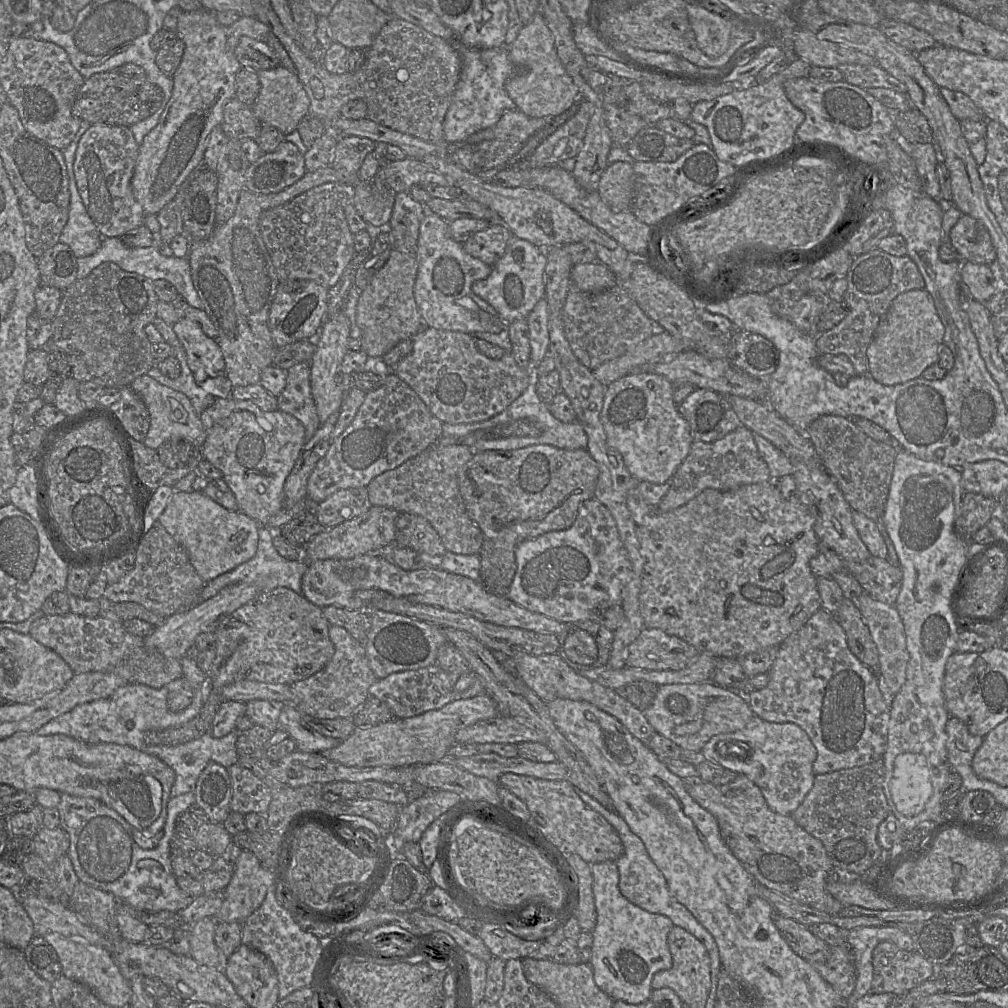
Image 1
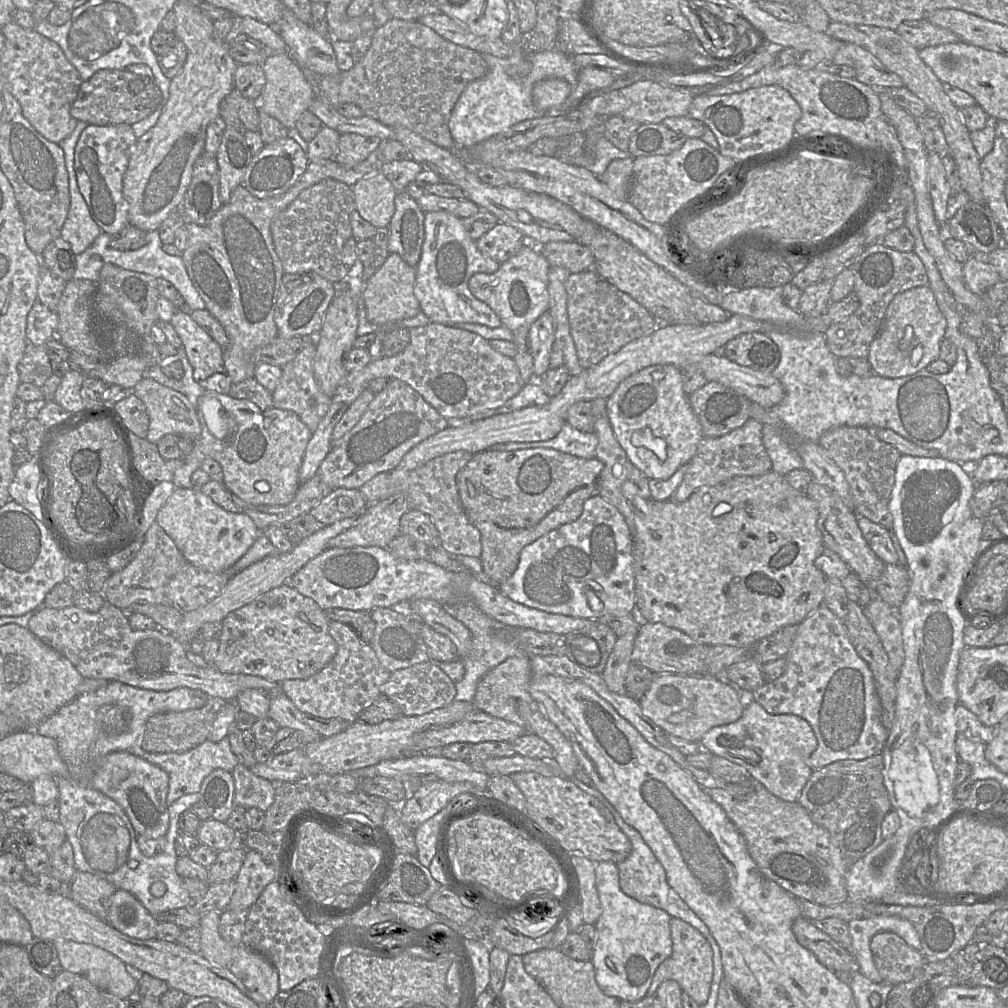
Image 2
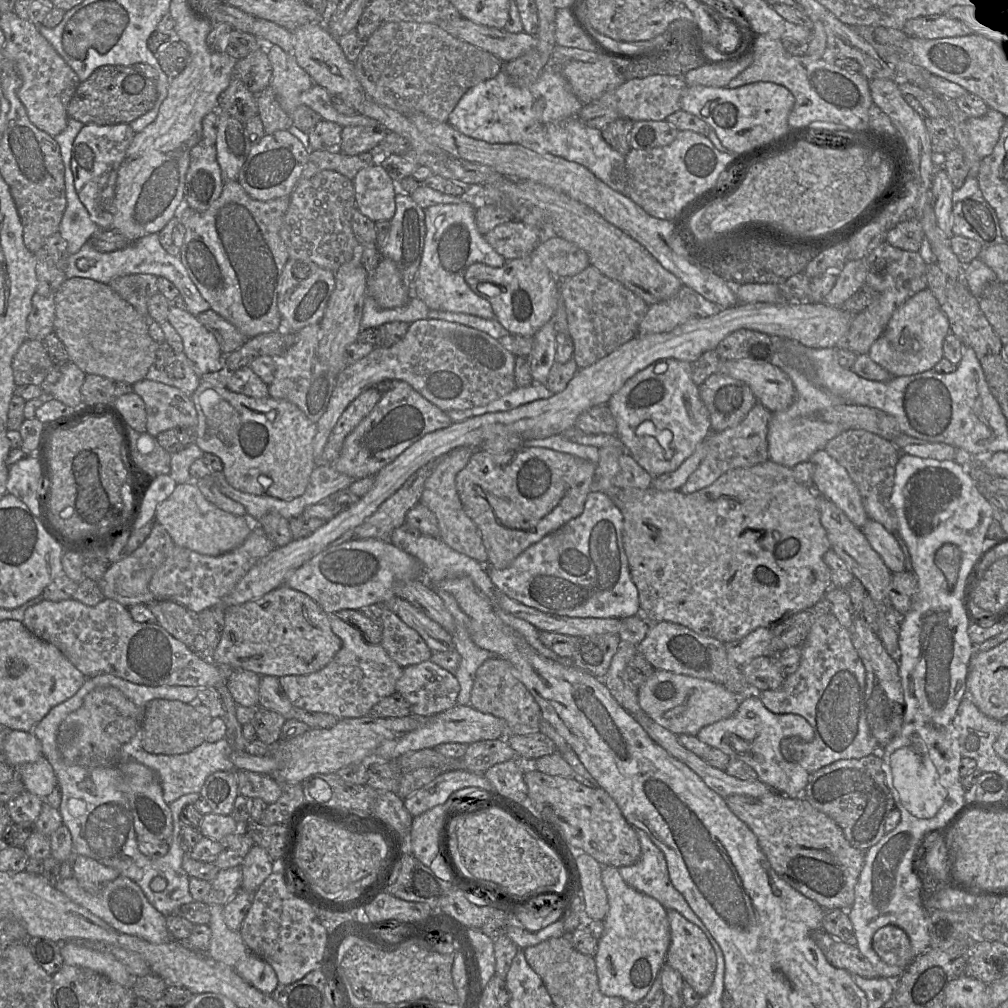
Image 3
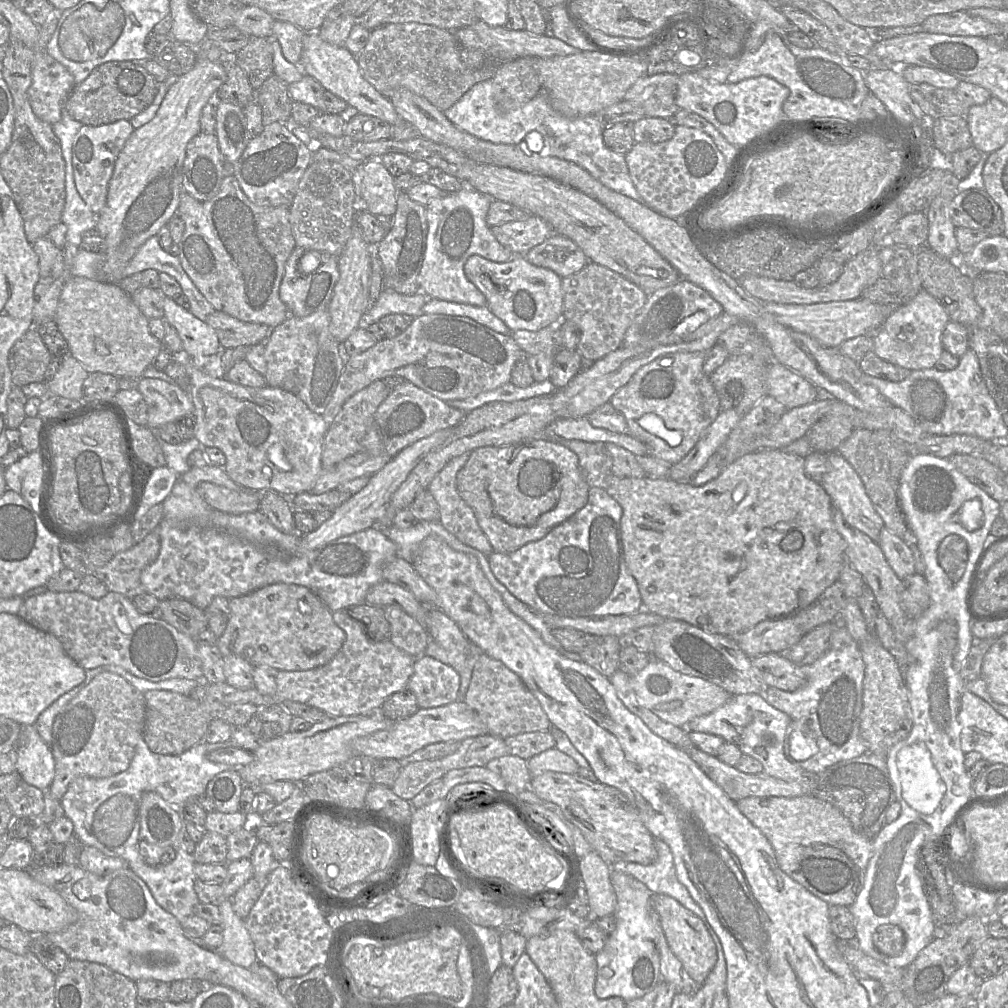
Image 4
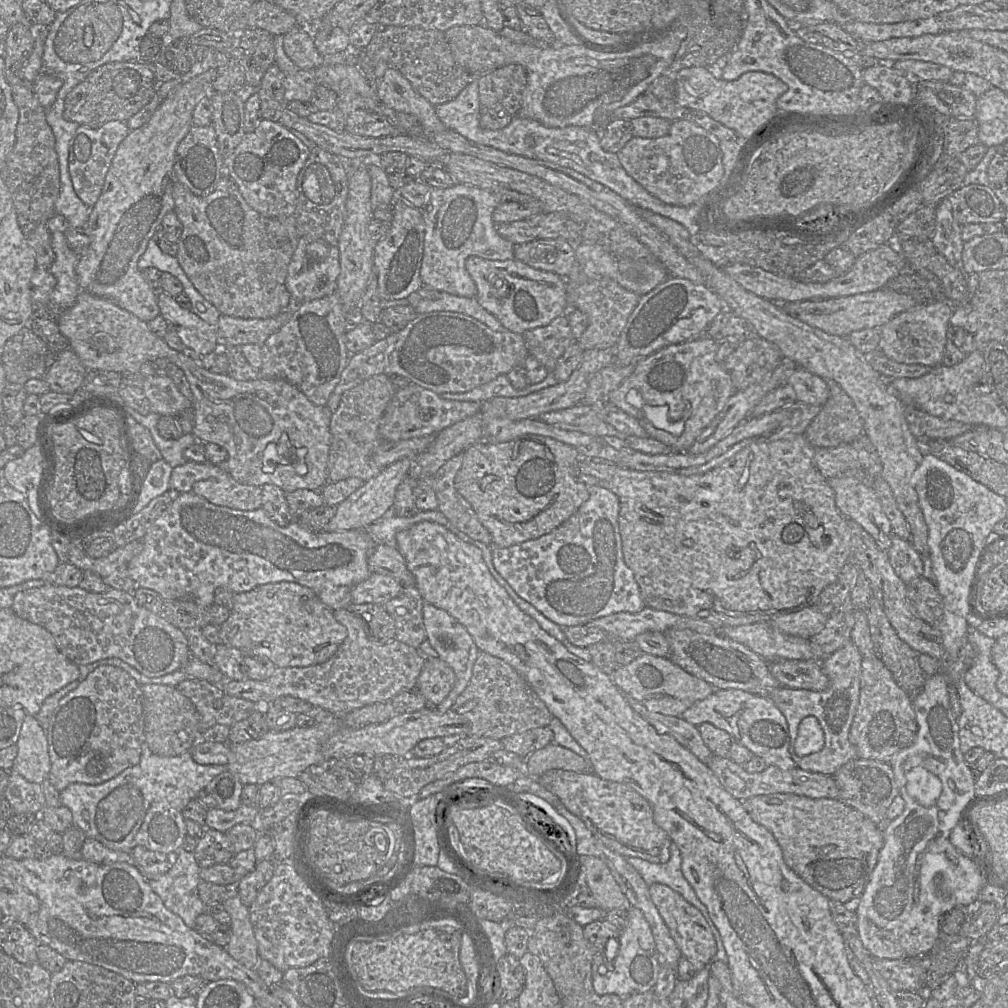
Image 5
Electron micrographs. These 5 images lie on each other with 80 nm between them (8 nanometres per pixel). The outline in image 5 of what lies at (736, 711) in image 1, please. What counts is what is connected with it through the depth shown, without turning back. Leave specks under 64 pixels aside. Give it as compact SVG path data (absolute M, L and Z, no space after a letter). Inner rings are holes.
M642 653L625 666L618 666L611 675L613 682L623 694L629 694L641 702L648 710L668 716L682 717L683 712L693 704L711 695L716 688L673 663L668 657L659 657Z

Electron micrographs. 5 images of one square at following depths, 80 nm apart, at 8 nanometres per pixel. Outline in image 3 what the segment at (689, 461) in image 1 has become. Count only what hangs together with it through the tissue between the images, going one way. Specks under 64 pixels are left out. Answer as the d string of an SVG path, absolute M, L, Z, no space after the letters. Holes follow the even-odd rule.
M757 403L737 426L722 432L711 432L706 438L707 453L699 467L689 476L679 491L689 494L711 485L721 475L737 468L750 468L769 460L768 424L773 413Z

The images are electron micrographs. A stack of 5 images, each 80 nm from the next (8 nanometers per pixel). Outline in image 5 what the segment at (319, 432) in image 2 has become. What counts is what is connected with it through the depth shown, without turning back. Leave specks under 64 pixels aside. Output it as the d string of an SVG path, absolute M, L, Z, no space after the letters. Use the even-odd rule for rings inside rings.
M438 311L418 314L402 330L349 356L327 407L334 413L342 395L368 378L385 374L402 376L440 395L464 393L486 384L516 366L524 365L529 355L523 335L490 329L478 320L459 312Z

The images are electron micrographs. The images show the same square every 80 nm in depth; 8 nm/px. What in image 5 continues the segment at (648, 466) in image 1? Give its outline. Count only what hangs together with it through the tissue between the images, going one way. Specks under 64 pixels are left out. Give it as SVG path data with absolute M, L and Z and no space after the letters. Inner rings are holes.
M707 335L665 346L643 358L634 372L617 389L608 394L606 401L636 418L649 438L669 446L672 453L686 452L735 393L729 373L724 369L723 363L716 360L717 347L717 341ZM632 389L640 396L638 405L633 405L626 400L627 393Z

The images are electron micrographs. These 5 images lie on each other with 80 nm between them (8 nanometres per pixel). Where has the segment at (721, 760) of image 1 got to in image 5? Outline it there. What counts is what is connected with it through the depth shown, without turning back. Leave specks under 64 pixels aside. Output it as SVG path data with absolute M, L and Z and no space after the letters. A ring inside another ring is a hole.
M715 689L711 695L686 709L682 718L697 727L707 722L725 730L735 742L761 757L768 766L774 765L784 771L796 767L789 750L786 718L770 698L739 689Z

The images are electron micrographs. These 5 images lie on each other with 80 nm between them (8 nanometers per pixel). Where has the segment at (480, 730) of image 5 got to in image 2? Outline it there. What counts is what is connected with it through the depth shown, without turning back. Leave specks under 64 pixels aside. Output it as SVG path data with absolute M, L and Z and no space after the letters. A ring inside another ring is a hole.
M518 654L506 659L482 677L477 685L473 704L476 709L491 716L526 728L526 724L519 714L519 704L531 703L533 701L529 691L530 683L530 657L524 654Z

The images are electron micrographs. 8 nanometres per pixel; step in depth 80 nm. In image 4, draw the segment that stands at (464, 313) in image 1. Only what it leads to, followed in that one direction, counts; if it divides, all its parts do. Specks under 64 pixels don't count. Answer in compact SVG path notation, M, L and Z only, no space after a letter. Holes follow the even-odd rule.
M470 187L435 198L425 207L428 231L423 263L418 274L420 292L429 298L486 306L485 296L466 277L464 265L472 255L497 263L509 261L514 254L501 245L487 225L486 216L493 198Z

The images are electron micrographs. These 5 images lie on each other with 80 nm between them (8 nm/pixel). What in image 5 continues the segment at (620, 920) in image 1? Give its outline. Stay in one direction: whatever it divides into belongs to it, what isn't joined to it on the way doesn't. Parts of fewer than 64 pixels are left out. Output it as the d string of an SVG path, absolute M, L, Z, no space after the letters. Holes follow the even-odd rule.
M629 907L628 922L621 931L618 939L619 949L616 957L611 959L607 956L606 950L596 950L592 960L592 985L599 995L617 994L621 998L627 998L632 994L642 993L653 989L660 971L658 954L651 927L641 910Z

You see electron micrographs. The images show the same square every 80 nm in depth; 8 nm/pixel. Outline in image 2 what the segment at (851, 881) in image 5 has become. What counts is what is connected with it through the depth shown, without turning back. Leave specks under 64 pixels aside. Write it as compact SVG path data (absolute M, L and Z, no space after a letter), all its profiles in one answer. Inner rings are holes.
M755 779L705 789L719 804L745 839L748 853L764 876L798 898L822 906L836 906L849 900L846 888L847 862L832 843L829 832L817 825L798 801L787 802L770 793Z

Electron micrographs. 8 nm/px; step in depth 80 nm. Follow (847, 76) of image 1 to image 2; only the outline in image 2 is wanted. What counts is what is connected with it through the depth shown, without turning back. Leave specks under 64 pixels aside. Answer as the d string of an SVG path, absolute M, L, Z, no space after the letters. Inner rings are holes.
M843 42L832 63L854 68L855 79L875 88L899 88L904 86L902 79L887 69L882 62L863 47Z

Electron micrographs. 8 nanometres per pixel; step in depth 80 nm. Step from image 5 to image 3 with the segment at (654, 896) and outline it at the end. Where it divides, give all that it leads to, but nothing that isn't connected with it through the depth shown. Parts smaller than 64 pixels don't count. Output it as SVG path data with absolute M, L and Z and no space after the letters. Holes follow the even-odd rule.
M667 910L670 946L666 955L665 964L678 971L684 981L689 984L695 992L705 996L714 979L716 969L716 955L705 933L695 924L688 921L679 912Z

